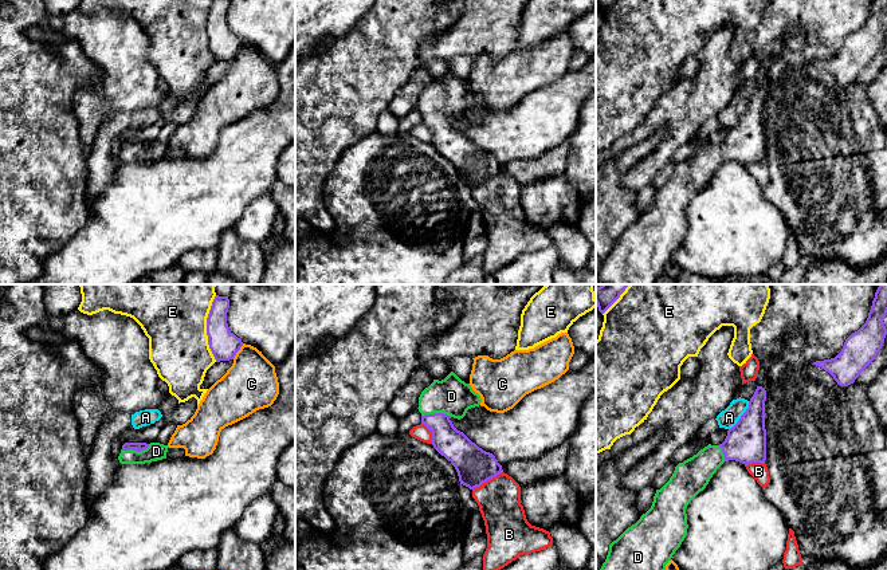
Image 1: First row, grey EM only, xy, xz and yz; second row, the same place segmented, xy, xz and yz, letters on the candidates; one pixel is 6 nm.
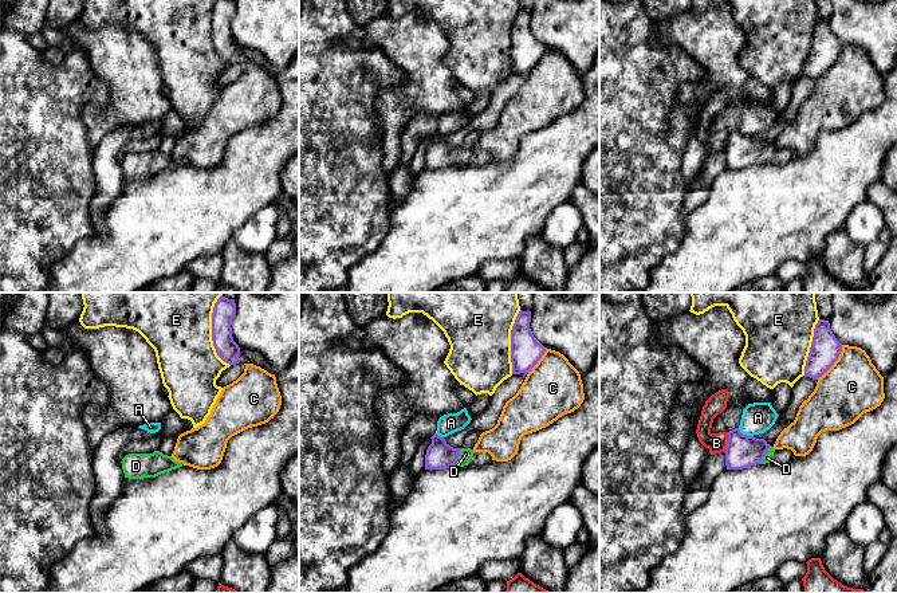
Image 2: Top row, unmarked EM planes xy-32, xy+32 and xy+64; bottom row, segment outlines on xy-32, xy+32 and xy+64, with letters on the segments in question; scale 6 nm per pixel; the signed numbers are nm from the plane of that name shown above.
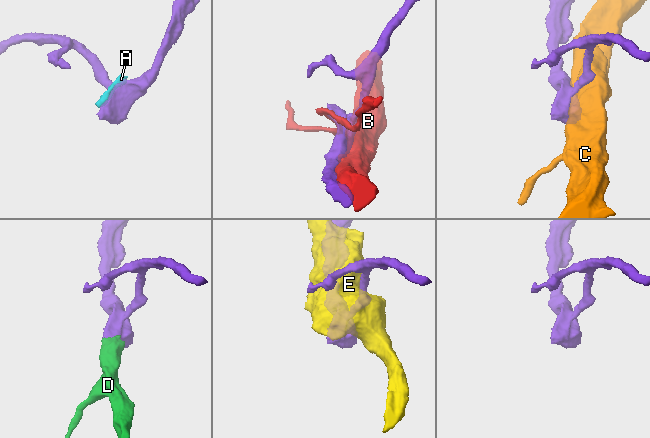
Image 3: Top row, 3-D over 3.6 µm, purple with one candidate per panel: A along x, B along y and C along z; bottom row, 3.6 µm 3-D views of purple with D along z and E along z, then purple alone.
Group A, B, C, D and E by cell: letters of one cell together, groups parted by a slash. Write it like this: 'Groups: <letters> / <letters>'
Groups: A / B / C / D / E

